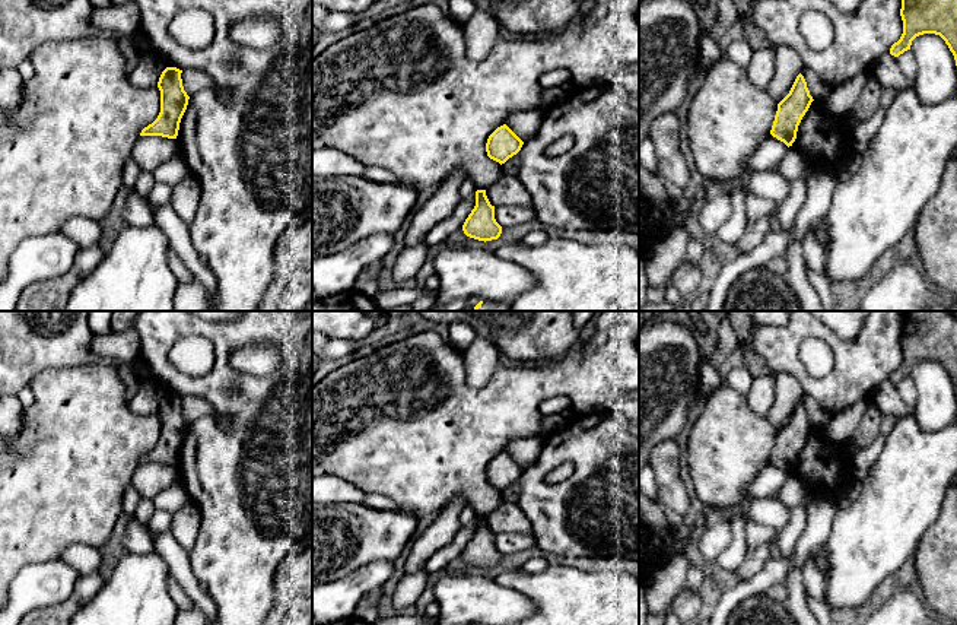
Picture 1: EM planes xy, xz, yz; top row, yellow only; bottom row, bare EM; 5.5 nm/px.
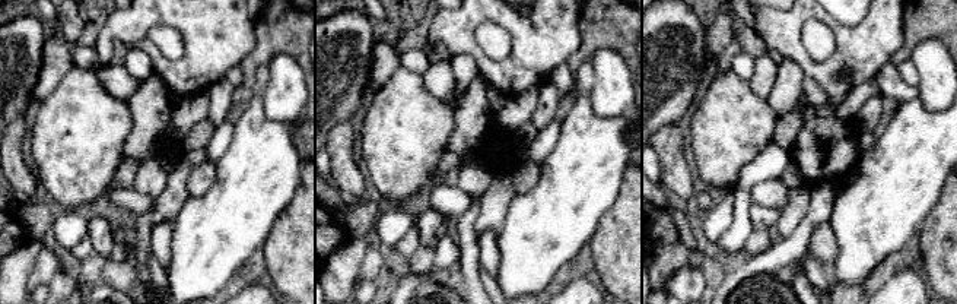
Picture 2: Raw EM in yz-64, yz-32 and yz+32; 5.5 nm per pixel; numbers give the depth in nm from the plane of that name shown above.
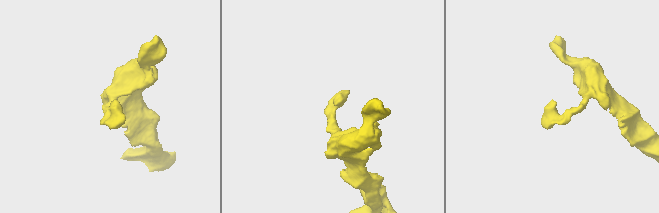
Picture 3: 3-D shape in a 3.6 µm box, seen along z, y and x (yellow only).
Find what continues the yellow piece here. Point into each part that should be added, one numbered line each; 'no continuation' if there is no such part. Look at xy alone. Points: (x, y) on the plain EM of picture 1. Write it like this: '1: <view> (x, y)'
no continuation

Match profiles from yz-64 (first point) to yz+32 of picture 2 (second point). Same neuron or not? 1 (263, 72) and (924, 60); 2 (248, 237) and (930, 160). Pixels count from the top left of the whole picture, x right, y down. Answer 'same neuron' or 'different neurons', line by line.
1: different neurons
2: same neuron

